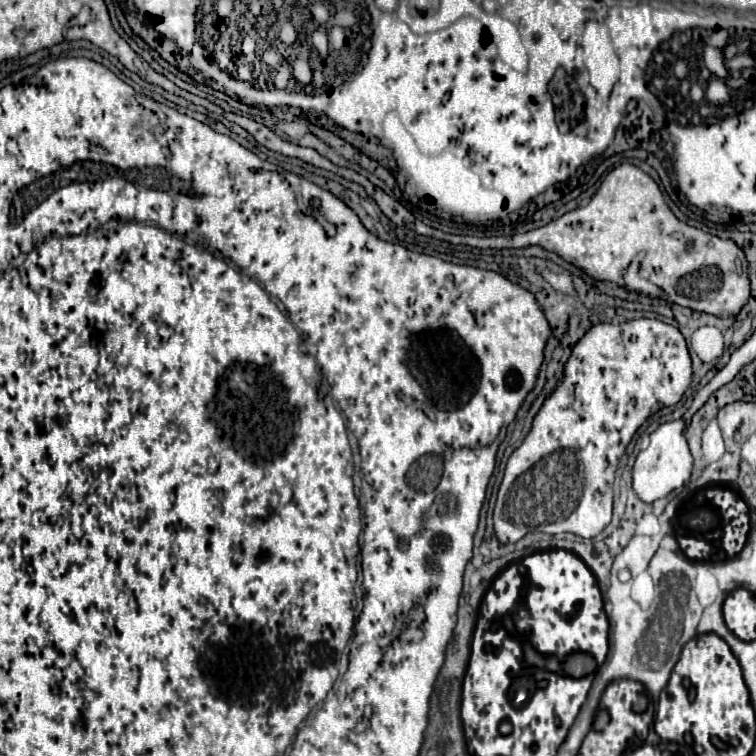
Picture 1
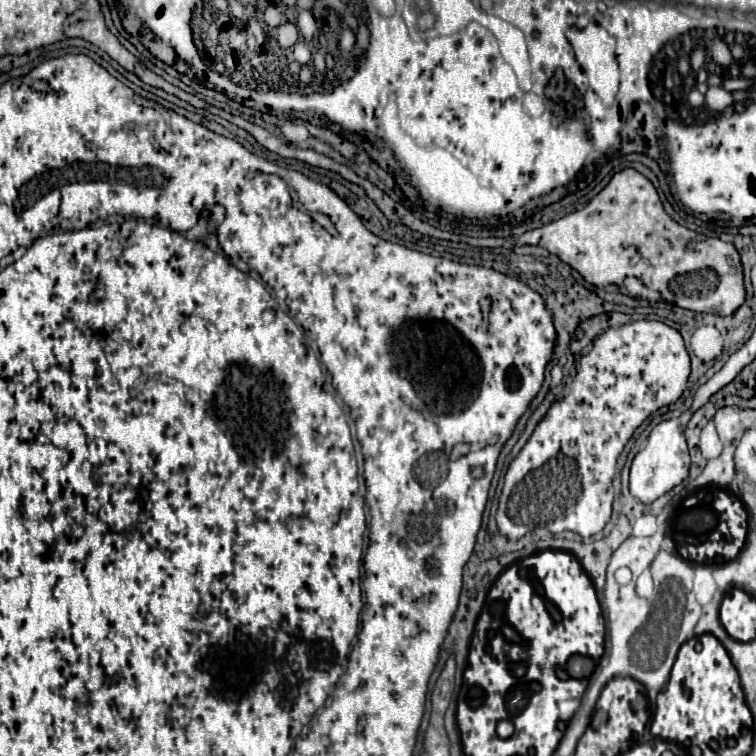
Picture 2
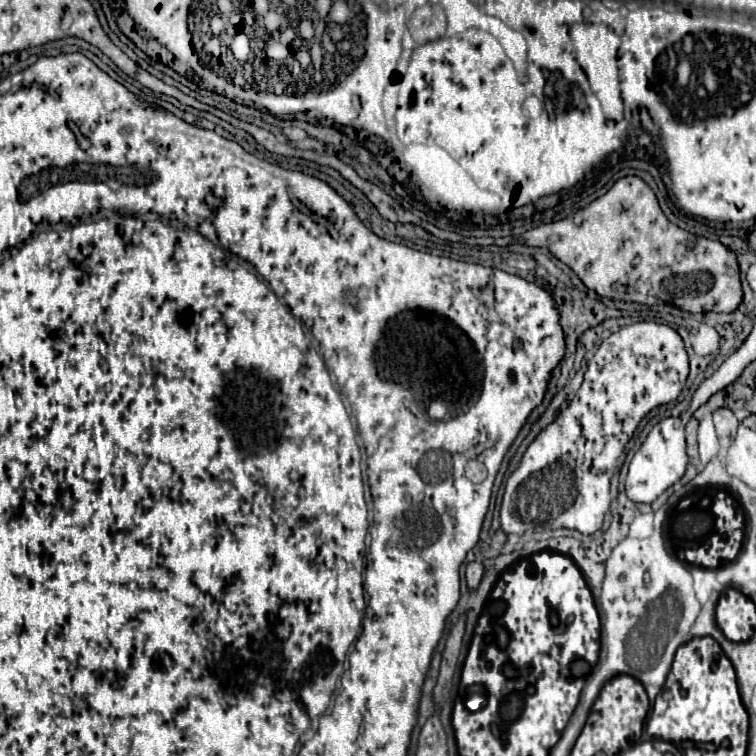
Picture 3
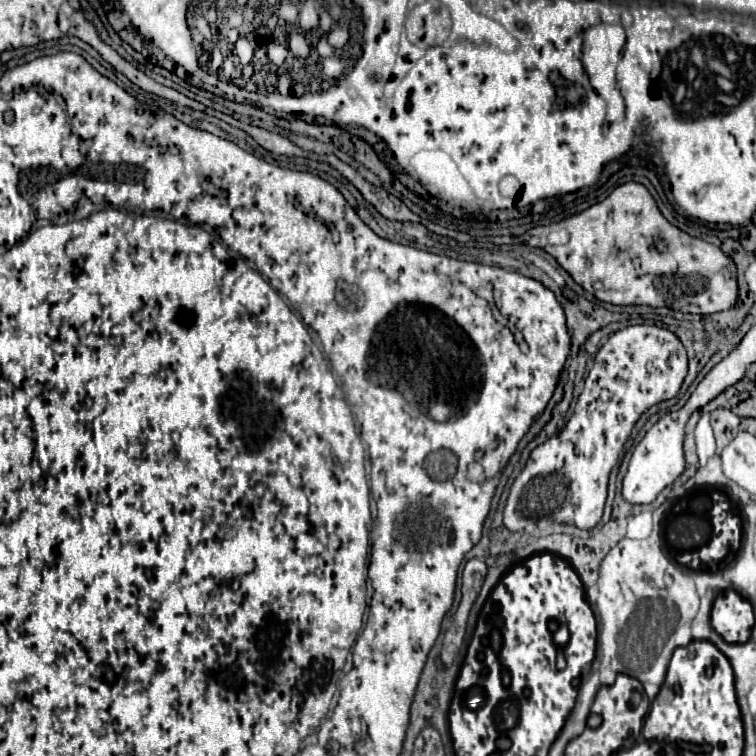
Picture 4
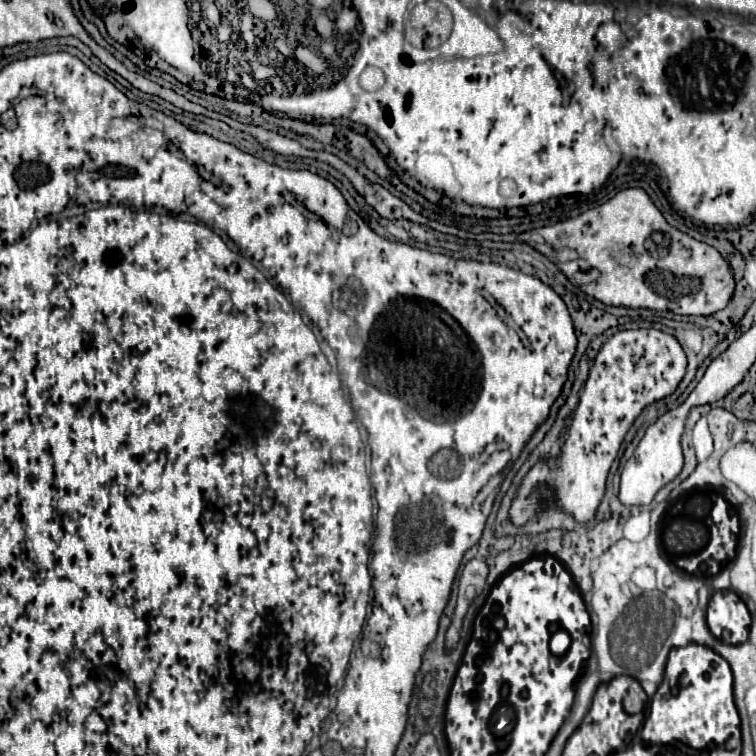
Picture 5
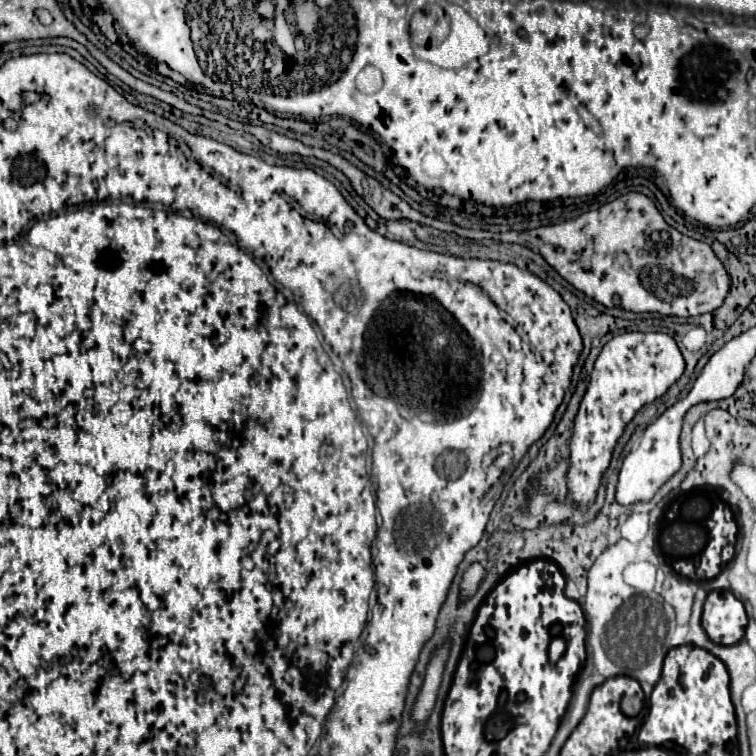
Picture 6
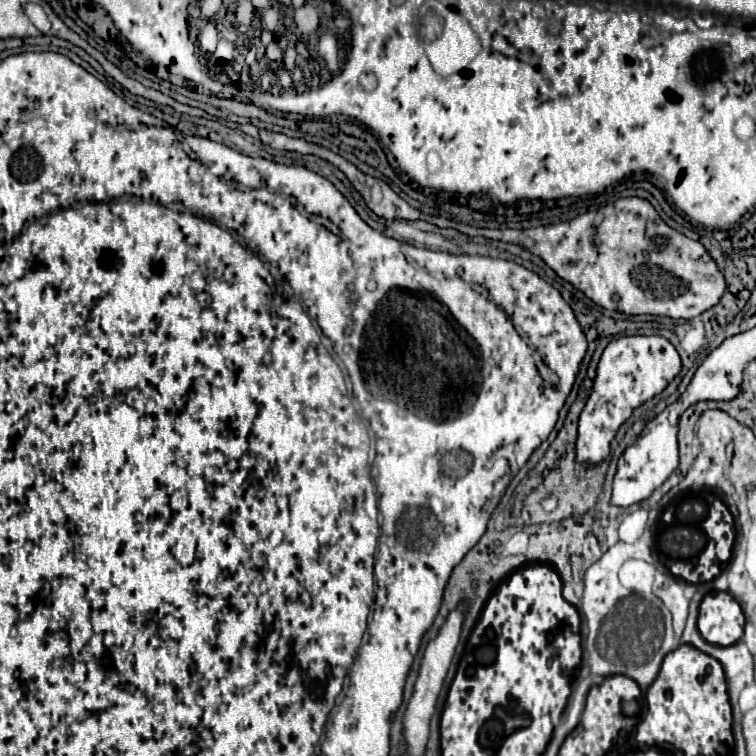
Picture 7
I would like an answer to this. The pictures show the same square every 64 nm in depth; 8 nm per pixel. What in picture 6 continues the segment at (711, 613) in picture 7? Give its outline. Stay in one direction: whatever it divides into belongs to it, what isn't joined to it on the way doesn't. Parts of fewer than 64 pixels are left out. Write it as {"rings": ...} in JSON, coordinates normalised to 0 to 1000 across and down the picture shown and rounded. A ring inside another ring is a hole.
{"rings":[[[942,780],[929,804],[929,831],[947,852],[974,852],[984,844],[989,817],[981,796],[966,780]]]}

